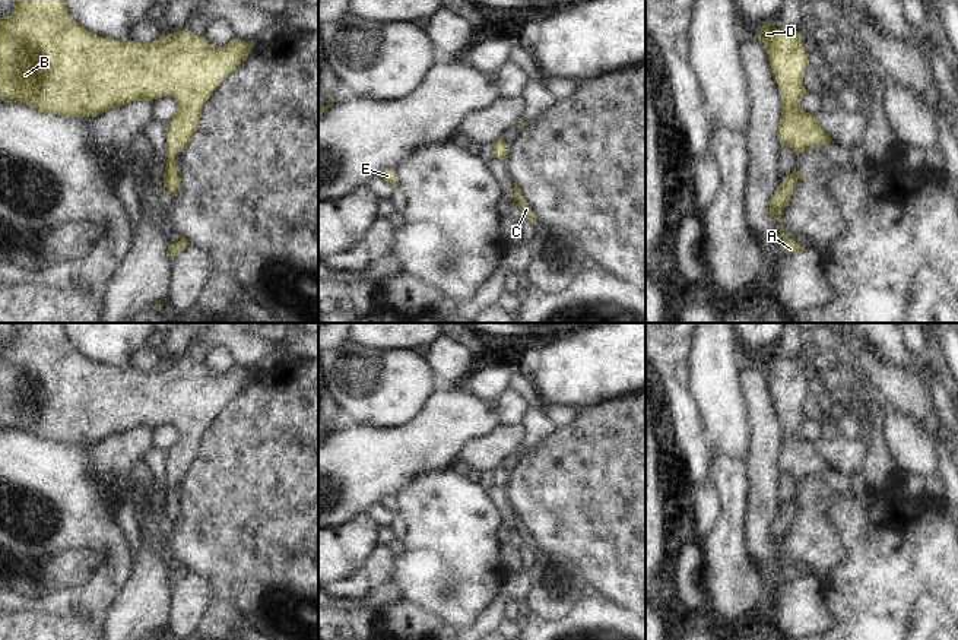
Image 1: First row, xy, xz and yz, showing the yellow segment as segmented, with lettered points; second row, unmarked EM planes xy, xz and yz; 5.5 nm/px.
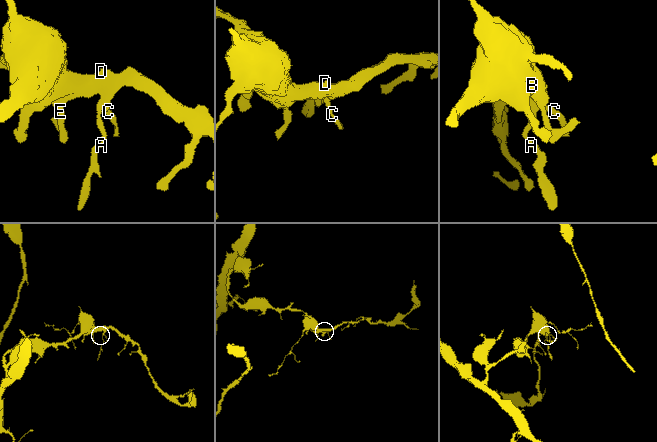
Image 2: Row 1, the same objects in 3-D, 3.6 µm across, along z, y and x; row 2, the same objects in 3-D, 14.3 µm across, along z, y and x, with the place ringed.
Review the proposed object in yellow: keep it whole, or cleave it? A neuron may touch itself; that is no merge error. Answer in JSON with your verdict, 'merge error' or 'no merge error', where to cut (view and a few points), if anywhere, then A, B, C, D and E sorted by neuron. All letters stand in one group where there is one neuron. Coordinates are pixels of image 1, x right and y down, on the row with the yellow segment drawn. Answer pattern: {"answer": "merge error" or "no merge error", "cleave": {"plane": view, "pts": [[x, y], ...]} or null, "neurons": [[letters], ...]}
{"answer": "no merge error", "cleave": null, "neurons": [["A", "B", "C", "D", "E"]]}

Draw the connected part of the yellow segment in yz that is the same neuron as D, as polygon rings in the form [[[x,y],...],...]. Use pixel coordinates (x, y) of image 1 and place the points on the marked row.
[[[767,23],[759,28],[758,39],[767,48],[783,101],[783,115],[777,132],[781,148],[789,146],[799,156],[811,148],[835,143],[816,124],[813,114],[797,108],[799,101],[808,94],[803,76],[809,66],[809,54],[803,48],[800,34],[783,32],[775,28],[775,23]]]

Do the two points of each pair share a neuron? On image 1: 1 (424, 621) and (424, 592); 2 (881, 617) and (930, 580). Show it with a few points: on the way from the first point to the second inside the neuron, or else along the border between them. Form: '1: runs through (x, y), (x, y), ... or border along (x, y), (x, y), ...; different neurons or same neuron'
1: border along (399, 599), (409, 601), (437, 615), (444, 624); different neurons
2: runs through (893, 605), (919, 580); same neuron

